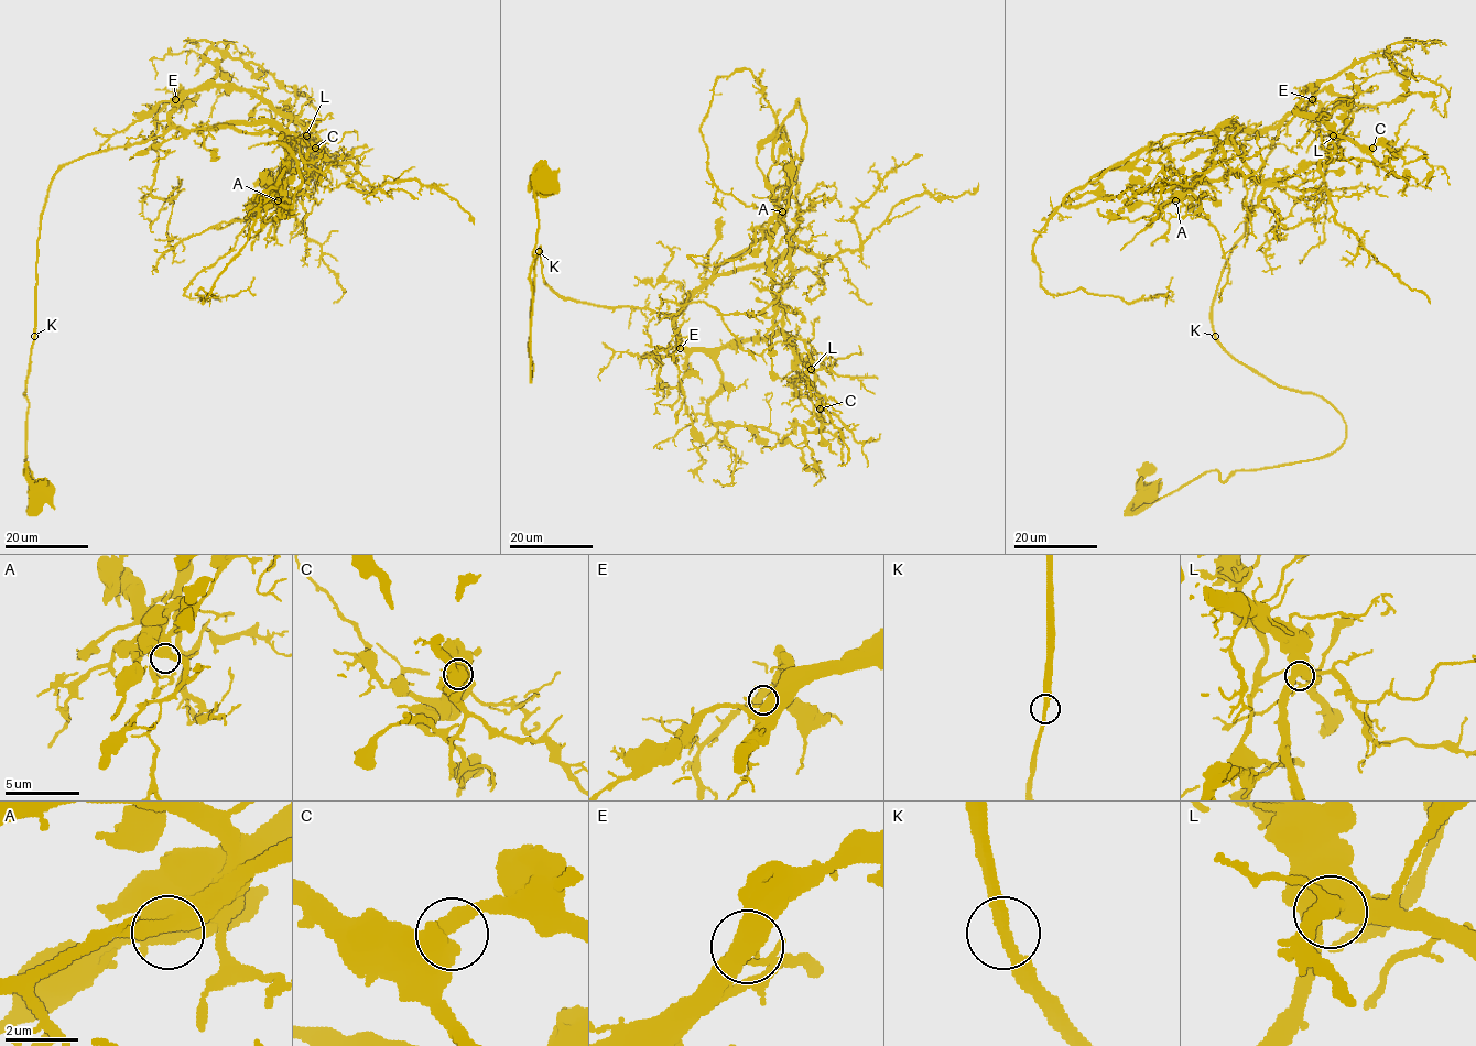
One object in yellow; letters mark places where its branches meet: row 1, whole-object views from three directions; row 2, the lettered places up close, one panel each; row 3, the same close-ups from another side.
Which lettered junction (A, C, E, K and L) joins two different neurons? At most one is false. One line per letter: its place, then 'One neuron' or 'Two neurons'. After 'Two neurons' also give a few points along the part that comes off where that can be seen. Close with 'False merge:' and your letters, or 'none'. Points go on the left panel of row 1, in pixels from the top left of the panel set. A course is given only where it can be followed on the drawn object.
A: Place: (278, 200). One neuron
C: Place: (315, 148). One neuron
E: Place: (175, 99). One neuron
K: Place: (34, 336). One neuron
L: Place: (306, 135). One neuron
False merge: none

